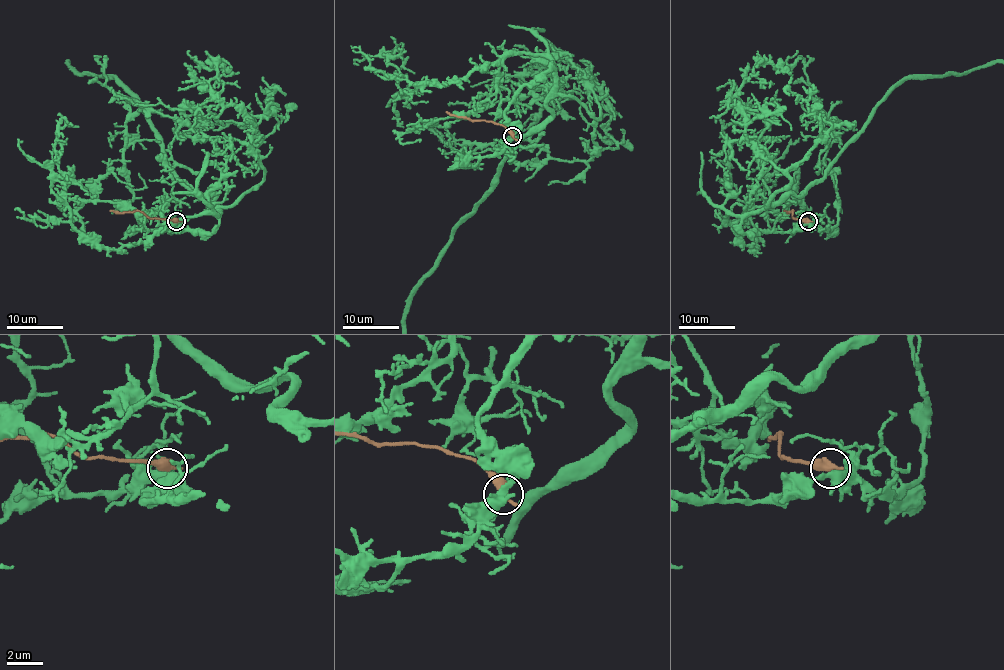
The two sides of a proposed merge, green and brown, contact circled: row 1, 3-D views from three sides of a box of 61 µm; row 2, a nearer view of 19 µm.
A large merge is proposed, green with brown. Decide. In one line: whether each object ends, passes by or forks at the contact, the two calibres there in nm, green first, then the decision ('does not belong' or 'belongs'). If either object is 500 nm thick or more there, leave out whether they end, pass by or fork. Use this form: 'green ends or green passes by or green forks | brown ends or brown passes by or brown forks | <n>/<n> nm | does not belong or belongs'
400/550 nm | does not belong

